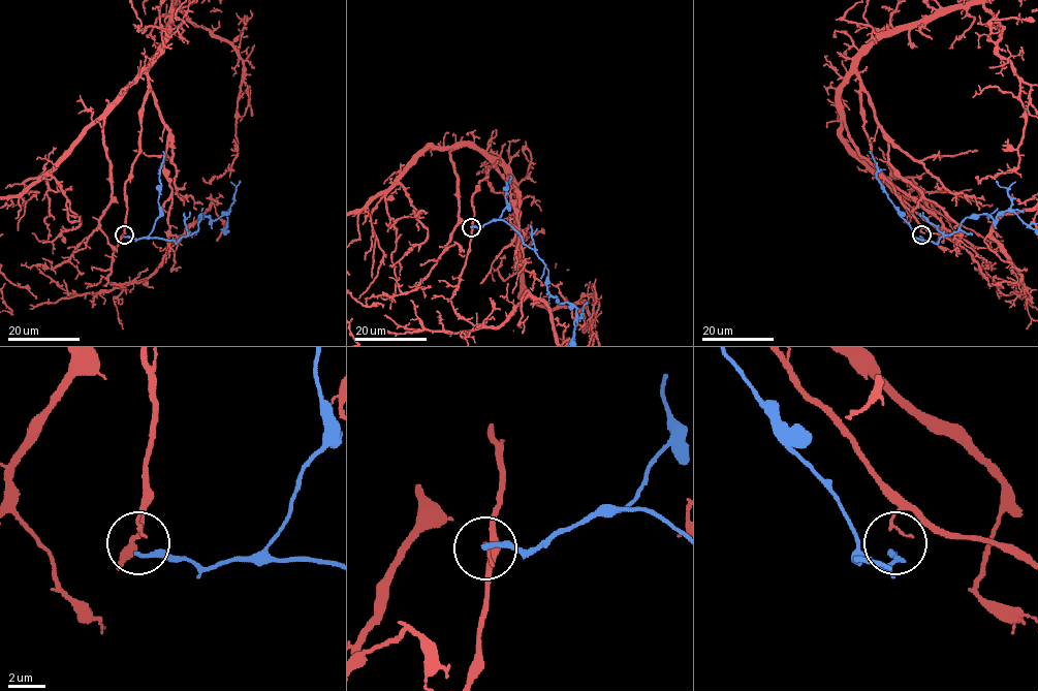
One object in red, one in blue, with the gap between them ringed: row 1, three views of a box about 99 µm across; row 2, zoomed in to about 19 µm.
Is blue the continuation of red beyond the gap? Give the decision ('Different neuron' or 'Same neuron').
Different neuron

